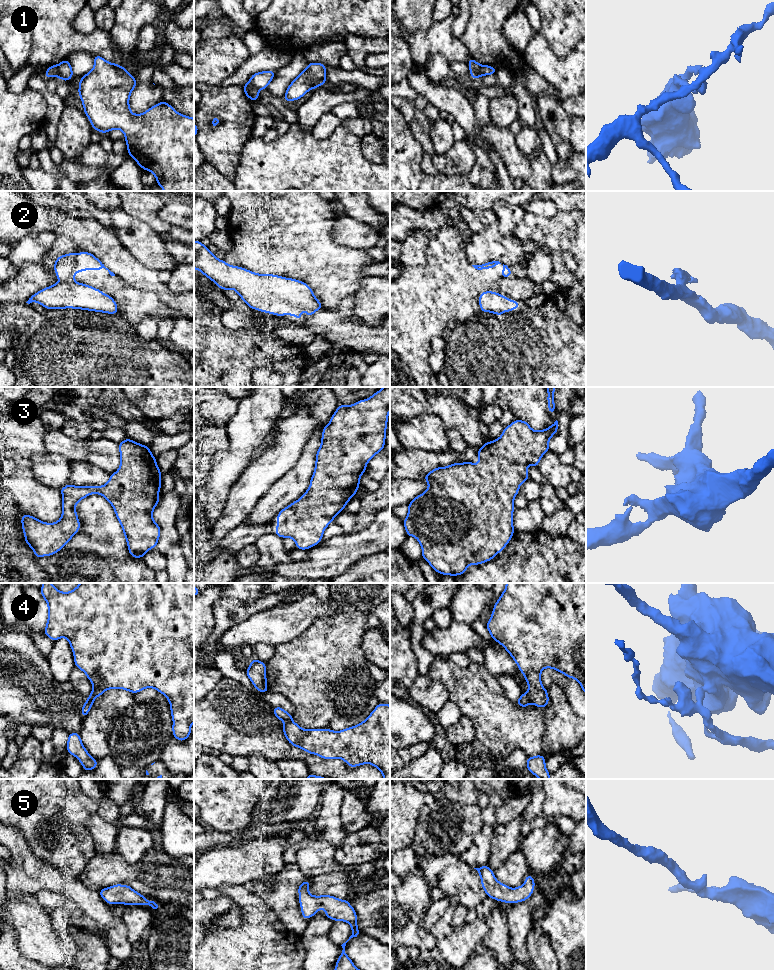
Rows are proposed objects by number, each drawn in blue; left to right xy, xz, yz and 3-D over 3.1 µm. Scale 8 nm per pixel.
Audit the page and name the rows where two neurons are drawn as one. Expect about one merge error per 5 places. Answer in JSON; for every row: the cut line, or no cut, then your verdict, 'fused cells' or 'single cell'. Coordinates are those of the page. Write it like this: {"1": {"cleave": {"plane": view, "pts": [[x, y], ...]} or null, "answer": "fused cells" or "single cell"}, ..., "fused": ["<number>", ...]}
{"1": {"cleave": {"plane": "xy", "pts": [[56, 65], [59, 76]]}, "answer": "fused cells"}, "2": {"cleave": null, "answer": "single cell"}, "3": {"cleave": null, "answer": "single cell"}, "4": {"cleave": {"plane": "yz", "pts": [[526, 693], [530, 702]]}, "answer": "fused cells"}, "5": {"cleave": null, "answer": "single cell"}, "fused": ["1", "4"]}

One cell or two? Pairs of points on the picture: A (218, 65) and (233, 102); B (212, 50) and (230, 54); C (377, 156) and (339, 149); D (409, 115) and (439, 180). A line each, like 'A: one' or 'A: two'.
A: two
B: one
C: two
D: two

